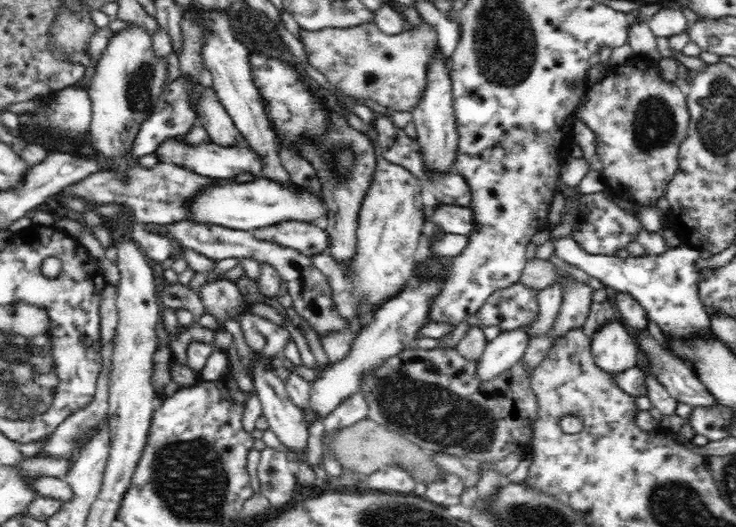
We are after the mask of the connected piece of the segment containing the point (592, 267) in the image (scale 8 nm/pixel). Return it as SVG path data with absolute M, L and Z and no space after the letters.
M550 235L548 240L554 245L554 254L558 260L572 264L592 278L598 278L609 291L626 292L634 297L668 340L674 338L678 341L693 341L694 338L714 338L710 316L704 312L698 295L700 273L696 260L701 258L699 250L681 244L658 256L622 259L617 256L590 254L573 237L555 238Z

